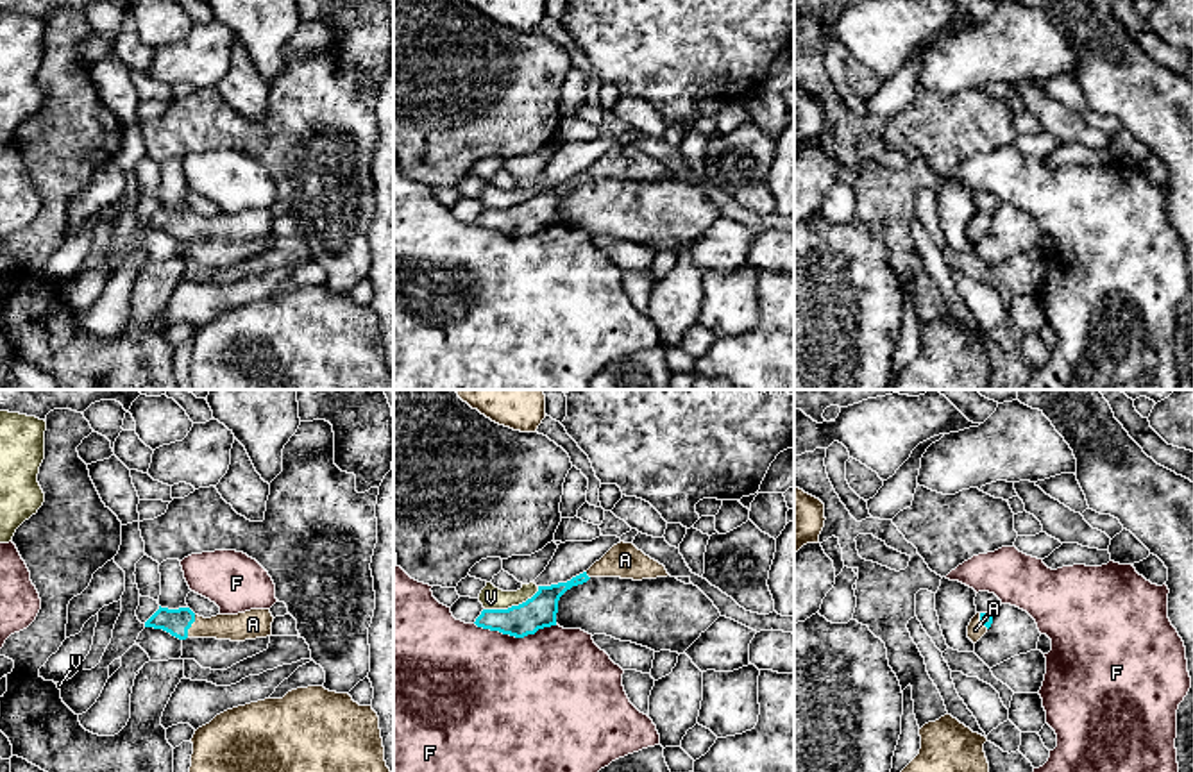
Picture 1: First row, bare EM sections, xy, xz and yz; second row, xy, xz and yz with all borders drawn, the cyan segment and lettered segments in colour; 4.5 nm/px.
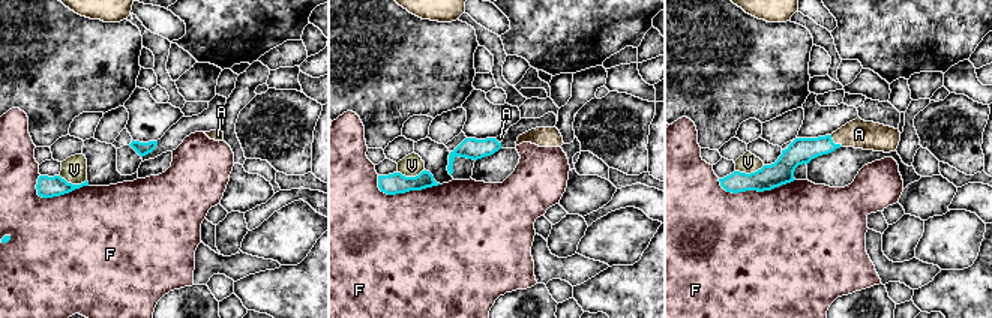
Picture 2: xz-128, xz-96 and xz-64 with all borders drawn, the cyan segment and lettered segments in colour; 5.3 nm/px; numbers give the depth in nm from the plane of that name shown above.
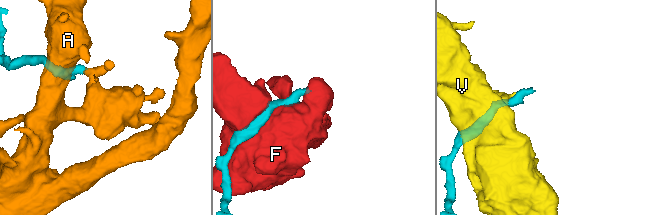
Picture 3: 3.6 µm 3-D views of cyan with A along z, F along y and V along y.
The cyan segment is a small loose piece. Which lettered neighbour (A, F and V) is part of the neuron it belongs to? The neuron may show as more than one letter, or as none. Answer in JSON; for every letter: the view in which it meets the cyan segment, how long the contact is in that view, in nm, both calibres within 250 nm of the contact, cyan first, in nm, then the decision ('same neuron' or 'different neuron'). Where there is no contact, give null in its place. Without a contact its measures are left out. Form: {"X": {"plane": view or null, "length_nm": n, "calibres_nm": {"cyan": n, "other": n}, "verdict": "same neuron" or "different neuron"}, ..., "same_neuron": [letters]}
{"A": {"plane": "xy", "length_nm": 110, "calibres_nm": {"cyan": 120, "other": 130}, "verdict": "same neuron"}, "F": {"plane": "xz", "length_nm": 380, "calibres_nm": {"cyan": 150, "other": 500}, "verdict": "different neuron"}, "V": {"plane": "xz", "length_nm": 260, "calibres_nm": {"cyan": 150, "other": 100}, "verdict": "different neuron"}, "same_neuron": ["A"]}

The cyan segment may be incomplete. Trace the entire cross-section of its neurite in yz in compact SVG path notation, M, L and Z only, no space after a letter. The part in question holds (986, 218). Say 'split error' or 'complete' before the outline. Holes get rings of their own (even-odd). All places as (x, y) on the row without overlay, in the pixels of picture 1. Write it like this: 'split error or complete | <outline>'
split error | M977 213L968 225L968 238L977 243L991 227L993 214L991 213Z

